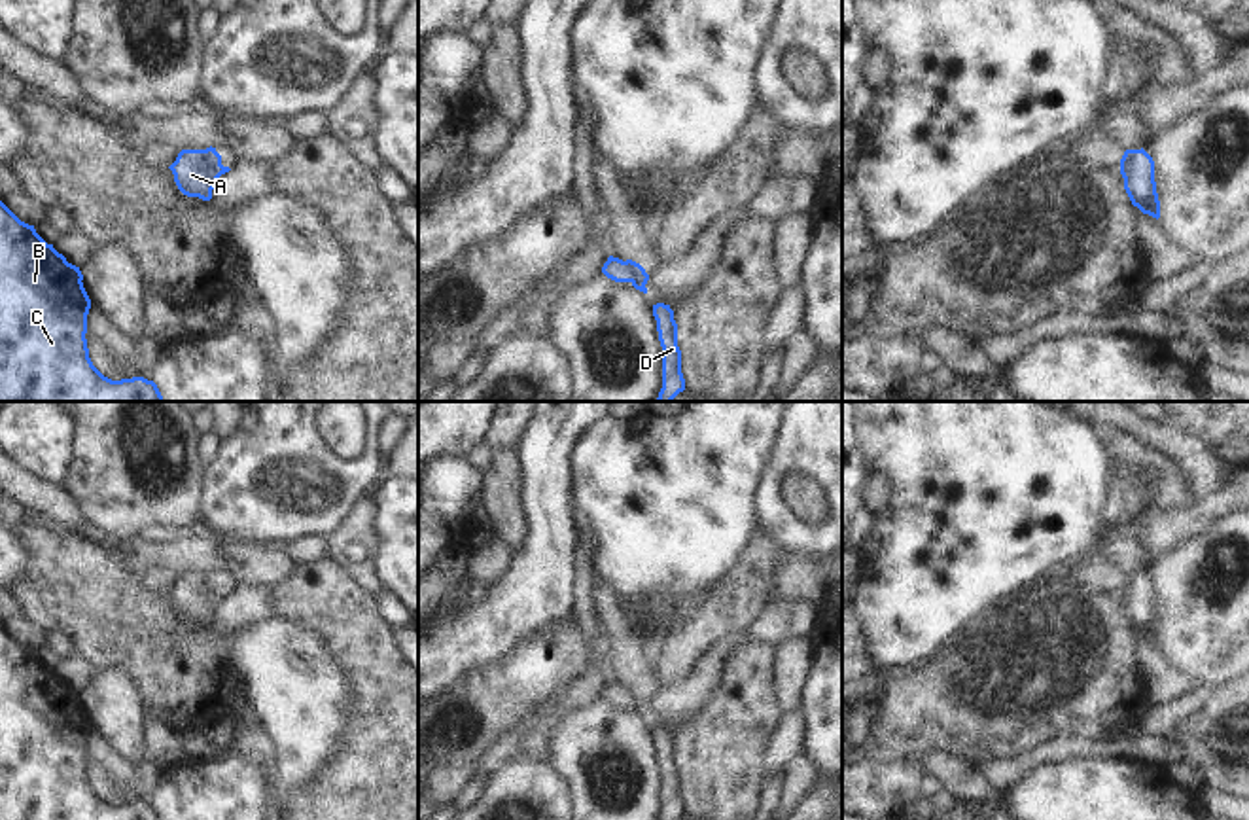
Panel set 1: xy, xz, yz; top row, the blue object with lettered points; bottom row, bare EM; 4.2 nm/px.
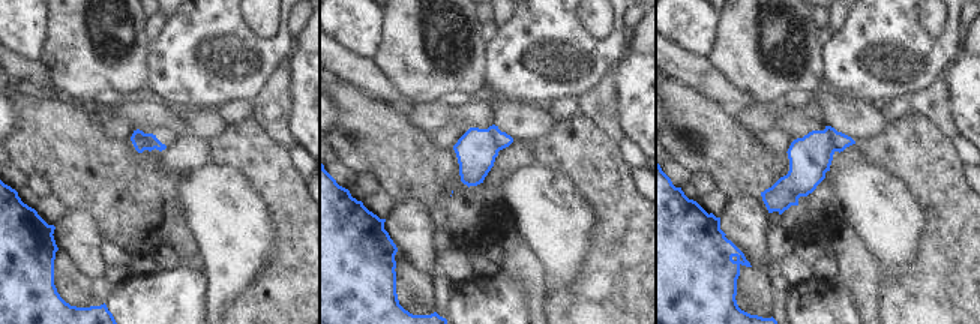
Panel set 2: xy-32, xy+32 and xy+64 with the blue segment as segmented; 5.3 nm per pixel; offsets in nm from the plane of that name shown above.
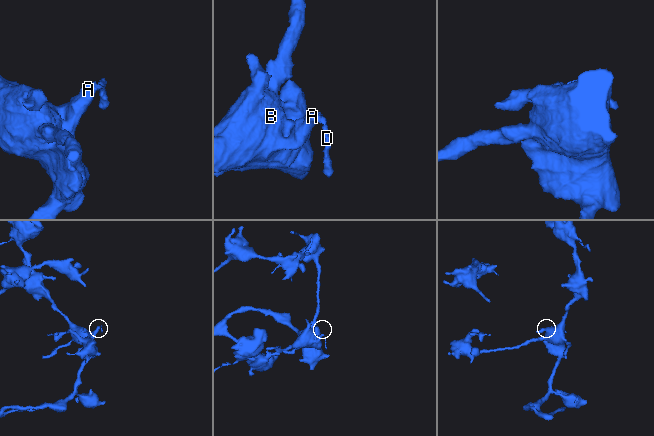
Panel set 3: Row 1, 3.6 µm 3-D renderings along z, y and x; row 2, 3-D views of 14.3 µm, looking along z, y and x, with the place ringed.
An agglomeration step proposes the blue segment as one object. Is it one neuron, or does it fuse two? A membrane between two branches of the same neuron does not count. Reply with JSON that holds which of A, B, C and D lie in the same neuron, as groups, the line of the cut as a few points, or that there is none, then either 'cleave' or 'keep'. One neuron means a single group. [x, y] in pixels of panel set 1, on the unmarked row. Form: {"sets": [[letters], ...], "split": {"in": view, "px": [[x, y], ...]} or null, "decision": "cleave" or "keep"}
{"sets": [["A", "B", "C"], ["D"]], "split": {"in": "xy", "px": [[203, 574], [218, 601]]}, "decision": "cleave"}

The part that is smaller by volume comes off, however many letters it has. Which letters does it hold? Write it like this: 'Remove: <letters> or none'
Remove: D

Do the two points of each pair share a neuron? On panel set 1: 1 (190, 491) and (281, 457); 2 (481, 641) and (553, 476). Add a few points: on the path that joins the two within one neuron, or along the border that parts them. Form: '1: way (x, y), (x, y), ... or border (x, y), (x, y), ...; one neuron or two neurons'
1: border (209, 464), (203, 519); two neurons
2: way (523, 599), (544, 576), (551, 552), (551, 517); one neuron

